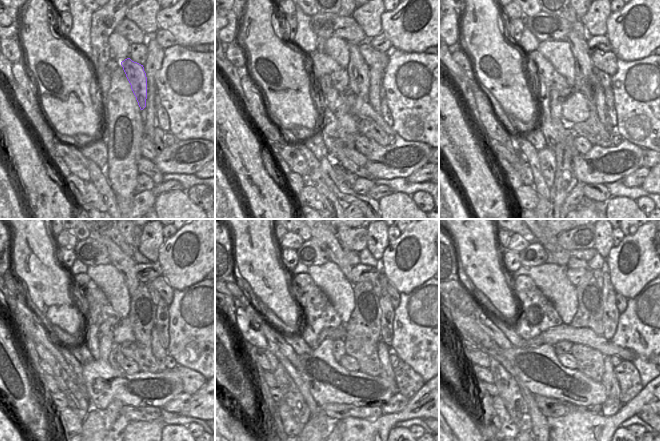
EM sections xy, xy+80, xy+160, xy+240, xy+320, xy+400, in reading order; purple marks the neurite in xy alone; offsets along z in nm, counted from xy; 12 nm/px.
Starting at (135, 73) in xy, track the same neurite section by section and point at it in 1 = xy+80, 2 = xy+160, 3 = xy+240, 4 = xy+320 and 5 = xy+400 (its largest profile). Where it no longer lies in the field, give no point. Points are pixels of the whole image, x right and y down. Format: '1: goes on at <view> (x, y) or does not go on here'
1: goes on at xy+80 (358, 71)
2: goes on at xy+160 (583, 66)
3: goes on at xy+240 (124, 264)
4: goes on at xy+320 (327, 239)
5: goes on at xy+400 (549, 241)

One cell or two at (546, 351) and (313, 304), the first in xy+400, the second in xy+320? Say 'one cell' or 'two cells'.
two cells

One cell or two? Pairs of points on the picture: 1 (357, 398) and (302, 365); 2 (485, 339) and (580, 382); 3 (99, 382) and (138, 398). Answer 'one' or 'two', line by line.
1: one
2: one
3: one

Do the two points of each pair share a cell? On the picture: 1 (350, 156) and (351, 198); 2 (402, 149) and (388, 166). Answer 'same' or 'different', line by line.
1: different
2: same

